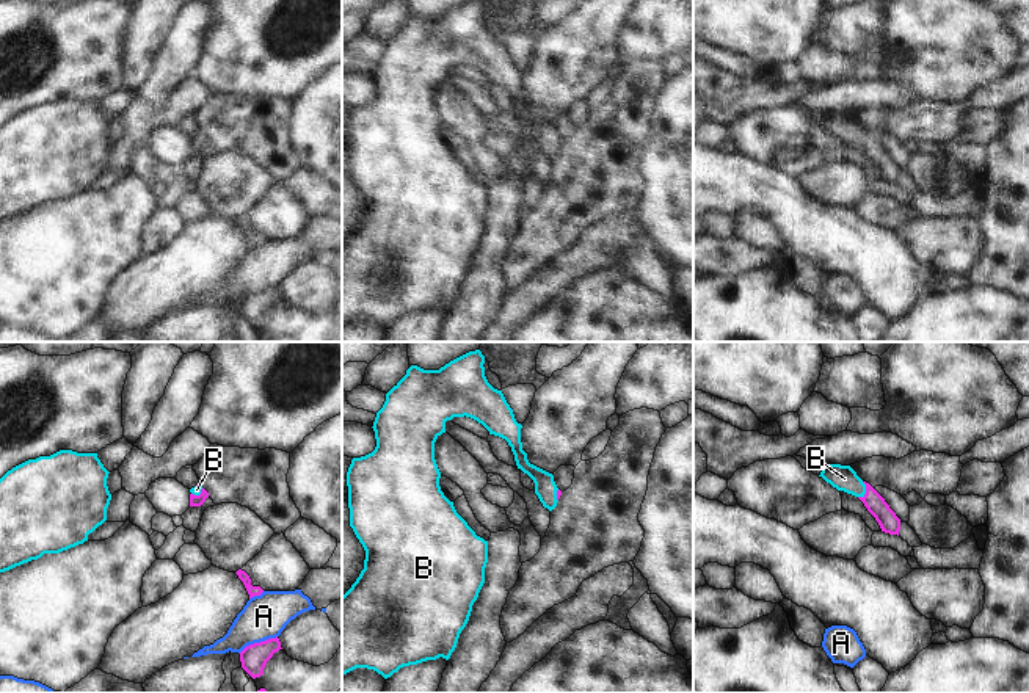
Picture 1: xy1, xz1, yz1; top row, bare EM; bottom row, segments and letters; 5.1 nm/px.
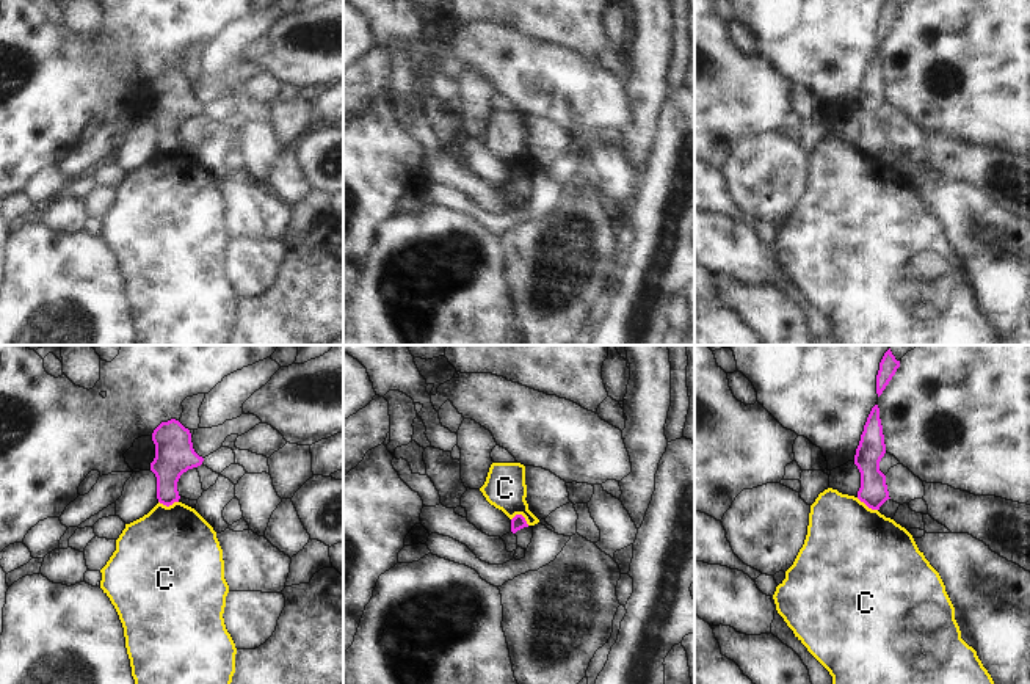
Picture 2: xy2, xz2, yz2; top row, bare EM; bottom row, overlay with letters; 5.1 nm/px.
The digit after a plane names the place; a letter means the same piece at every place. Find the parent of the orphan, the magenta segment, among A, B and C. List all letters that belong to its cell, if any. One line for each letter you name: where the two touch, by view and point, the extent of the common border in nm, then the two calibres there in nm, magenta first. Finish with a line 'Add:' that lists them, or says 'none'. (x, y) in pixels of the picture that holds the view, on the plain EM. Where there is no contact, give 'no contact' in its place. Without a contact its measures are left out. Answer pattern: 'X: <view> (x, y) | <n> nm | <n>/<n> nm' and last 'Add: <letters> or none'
B: yz1 (866, 140) | 90 nm | 100/130 nm
Add: B

